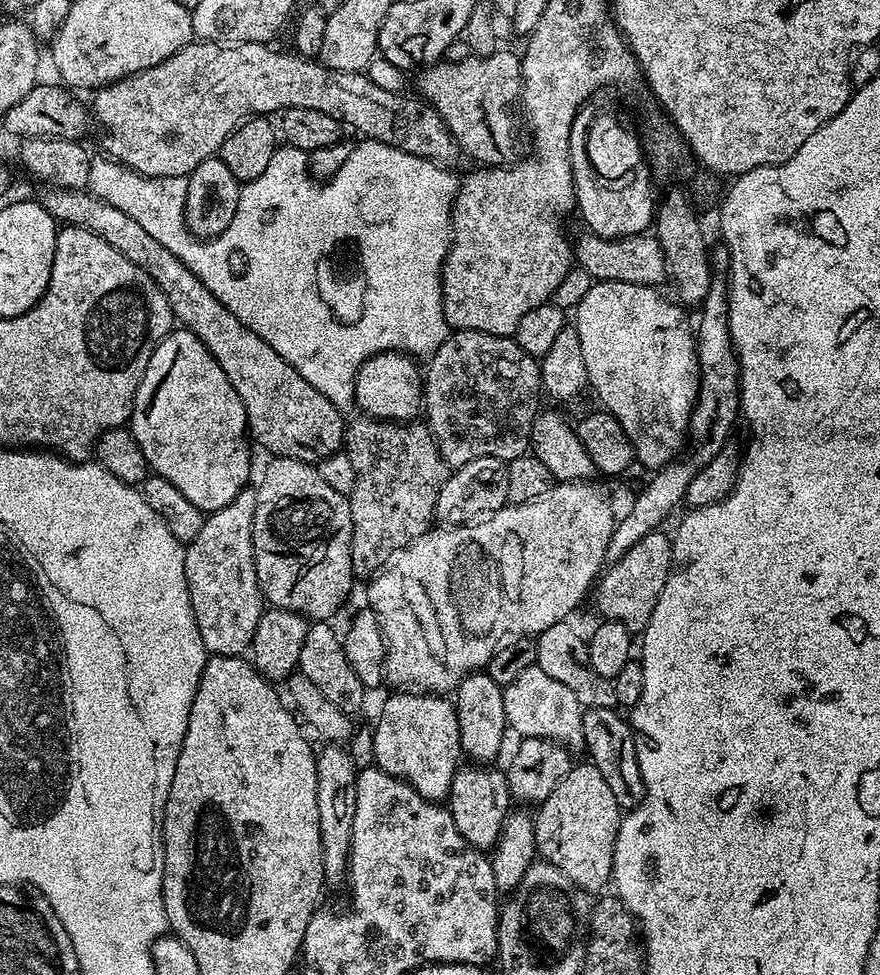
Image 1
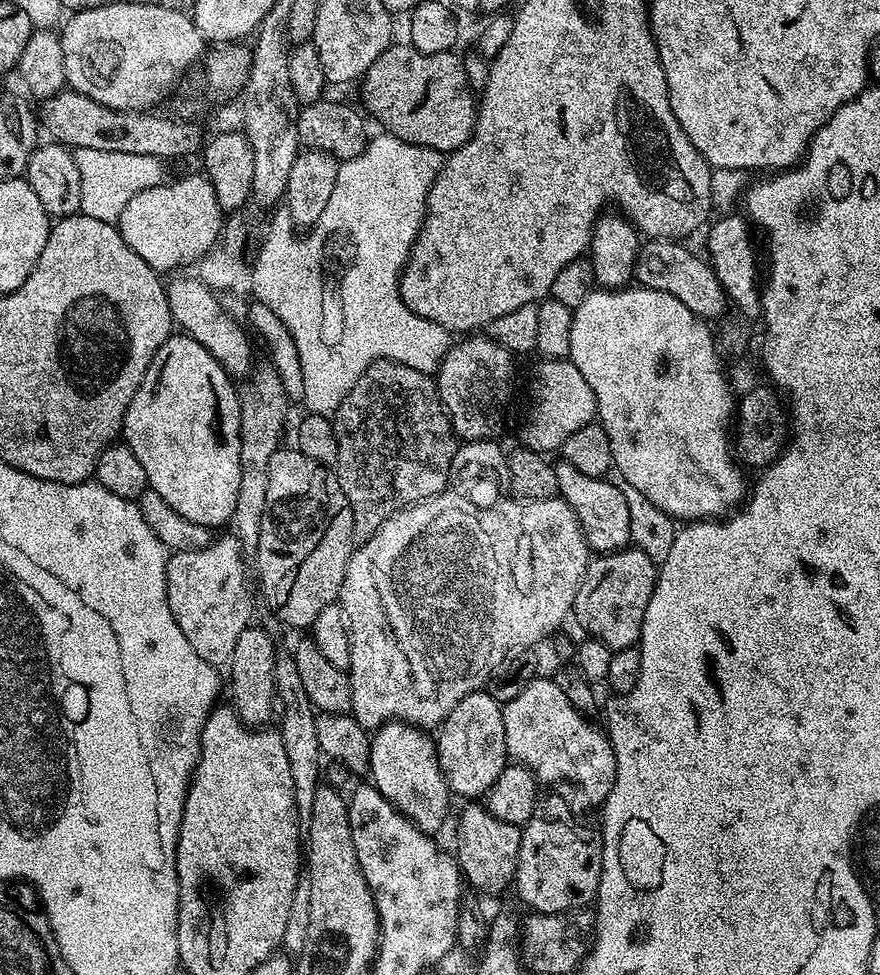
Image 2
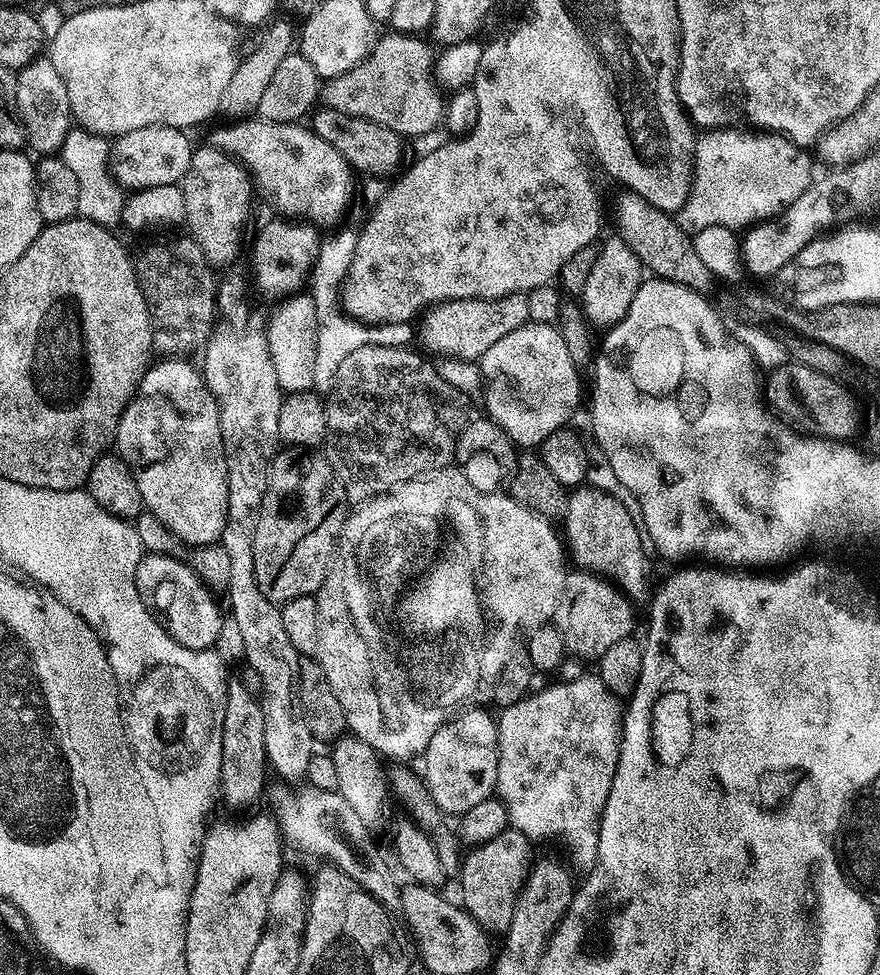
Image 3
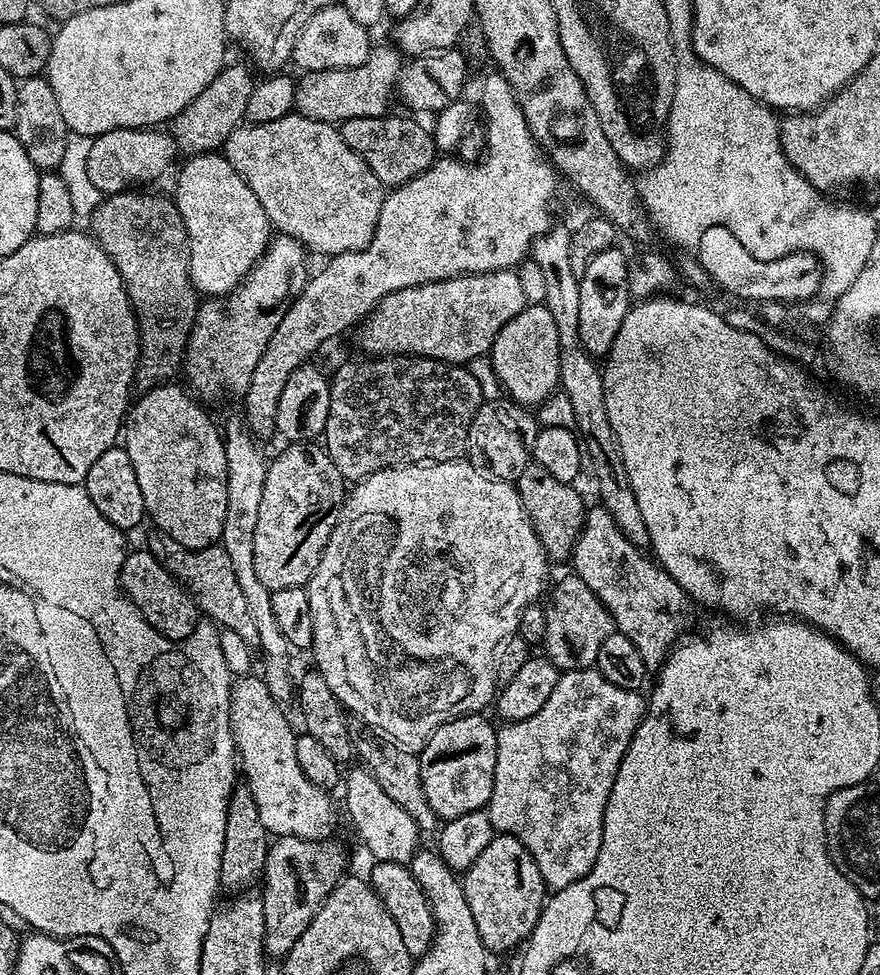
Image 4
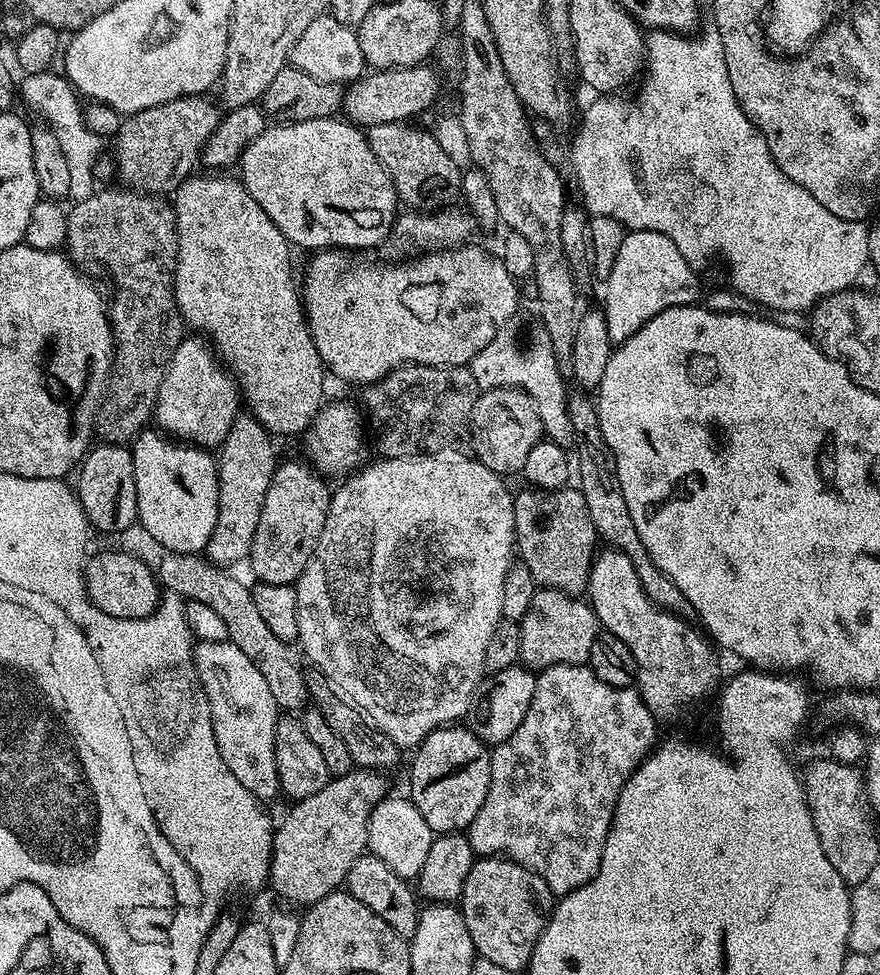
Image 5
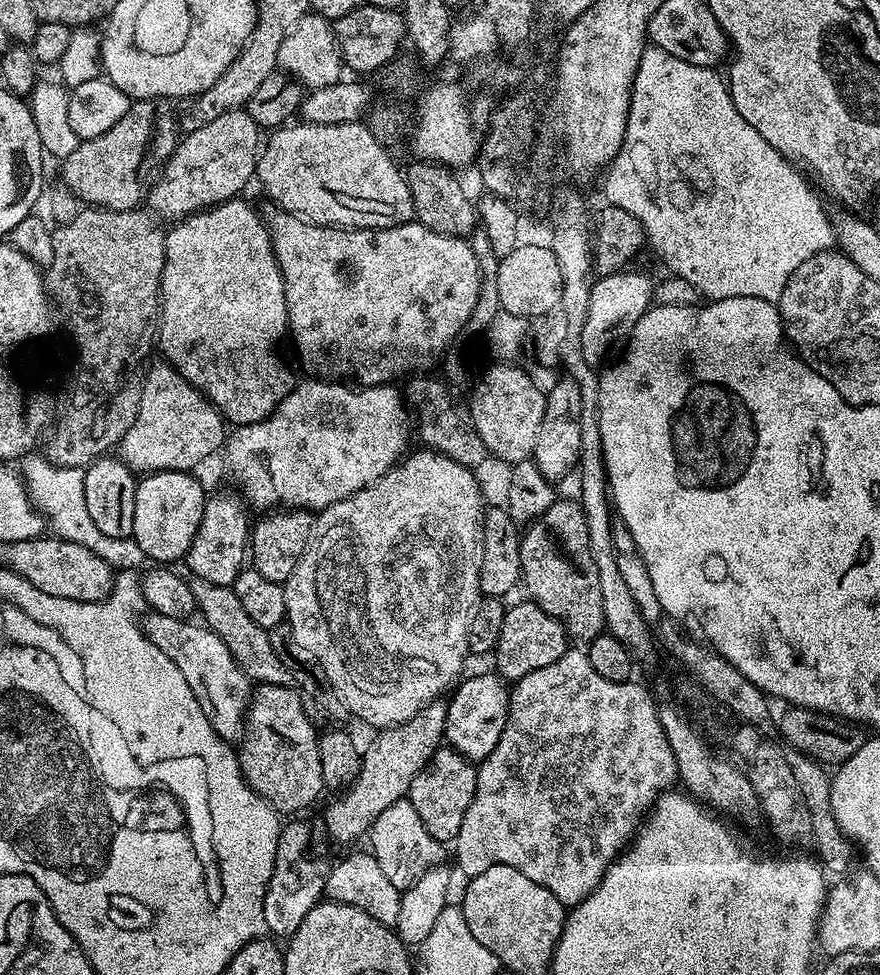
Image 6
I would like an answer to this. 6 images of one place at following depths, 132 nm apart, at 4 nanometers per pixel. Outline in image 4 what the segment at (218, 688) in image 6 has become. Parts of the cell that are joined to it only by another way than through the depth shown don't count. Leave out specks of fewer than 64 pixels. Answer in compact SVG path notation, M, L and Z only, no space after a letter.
M241 675L232 686L230 722L238 768L247 785L262 826L273 837L297 836L303 840L324 838L336 824L336 812L327 791L302 774L296 753L297 733L280 717L278 702L259 675Z

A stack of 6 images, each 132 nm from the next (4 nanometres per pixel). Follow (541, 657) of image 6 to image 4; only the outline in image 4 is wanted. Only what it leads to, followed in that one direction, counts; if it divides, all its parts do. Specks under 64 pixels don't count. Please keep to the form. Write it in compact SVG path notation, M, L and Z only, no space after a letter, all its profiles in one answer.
M575 574L564 576L547 593L548 604L543 605L546 618L546 634L542 652L545 657L559 670L579 672L588 670L595 665L598 650L606 638L614 631L612 616L602 606L600 599Z

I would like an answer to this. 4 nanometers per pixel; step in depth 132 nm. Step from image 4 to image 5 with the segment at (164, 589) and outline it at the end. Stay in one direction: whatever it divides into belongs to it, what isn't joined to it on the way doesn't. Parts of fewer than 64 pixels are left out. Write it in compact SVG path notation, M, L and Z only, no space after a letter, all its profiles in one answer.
M119 550L100 552L95 556L96 553L85 563L83 570L84 589L95 608L102 610L102 614L123 620L146 618L156 611L156 606L162 599L162 588L155 571L149 569L145 562Z

